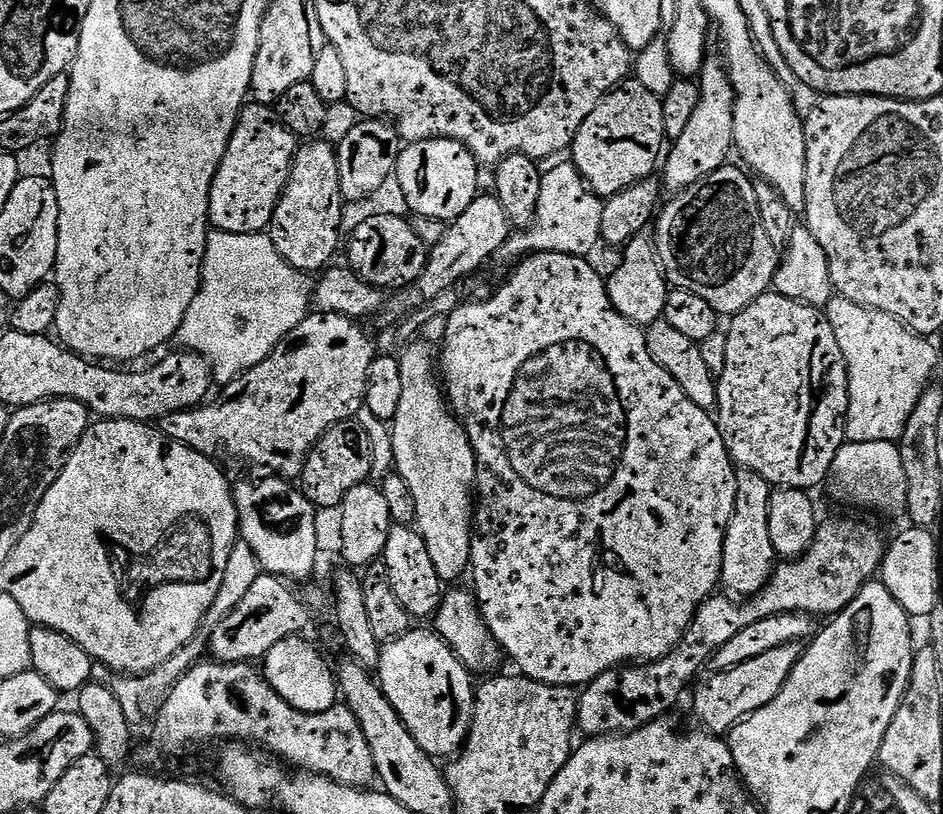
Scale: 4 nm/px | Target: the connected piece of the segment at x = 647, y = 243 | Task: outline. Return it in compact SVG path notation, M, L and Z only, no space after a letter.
M641 234L623 245L620 264L607 277L606 283L610 302L630 322L647 326L663 317L670 285L651 235Z

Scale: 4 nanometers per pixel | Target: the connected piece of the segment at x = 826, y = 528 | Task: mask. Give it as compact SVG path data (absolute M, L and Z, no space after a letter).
M828 520L819 525L816 530L816 540L808 548L803 556L798 556L794 560L780 562L775 565L775 571L768 580L768 584L747 602L741 602L731 595L714 594L696 612L696 617L692 619L692 625L688 627L680 643L670 654L666 654L657 660L647 662L632 662L627 666L611 668L608 672L602 673L598 679L592 681L579 693L579 708L577 710L578 728L585 737L611 736L621 732L633 732L650 722L667 717L668 712L680 700L680 695L693 687L692 679L696 676L696 671L700 667L707 665L711 661L712 655L738 630L746 630L746 626L751 626L762 618L770 618L774 614L790 614L791 612L805 612L817 618L831 618L837 616L843 608L850 606L854 598L866 586L870 580L877 579L878 573L884 567L884 554L886 551L886 540L880 537L880 532L876 528L871 528L868 524L859 524L856 520Z

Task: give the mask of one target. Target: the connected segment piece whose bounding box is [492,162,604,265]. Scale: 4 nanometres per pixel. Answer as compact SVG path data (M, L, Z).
M572 162L543 173L535 222L531 228L517 229L495 251L493 263L514 264L537 252L566 253L587 257L601 241L603 199L585 183Z

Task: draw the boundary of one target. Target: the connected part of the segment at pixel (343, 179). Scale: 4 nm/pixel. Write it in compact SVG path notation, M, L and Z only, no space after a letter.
M364 118L354 126L346 138L337 143L339 158L339 186L347 203L368 200L387 180L393 179L400 157L402 141L395 123L384 118Z

